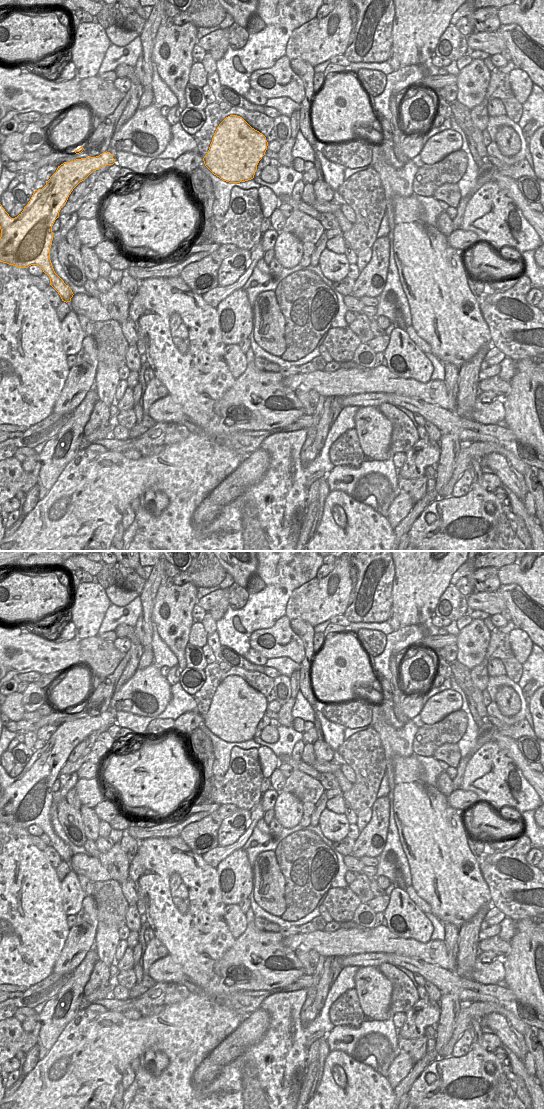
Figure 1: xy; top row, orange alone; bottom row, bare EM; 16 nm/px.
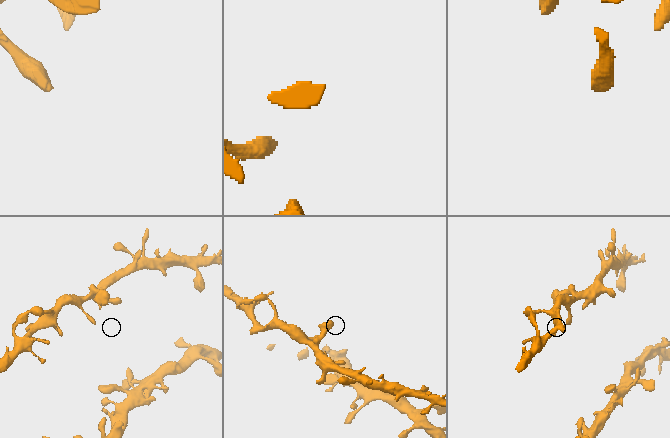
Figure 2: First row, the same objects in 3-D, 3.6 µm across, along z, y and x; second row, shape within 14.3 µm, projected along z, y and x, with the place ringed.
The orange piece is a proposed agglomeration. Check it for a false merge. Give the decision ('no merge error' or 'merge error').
no merge error

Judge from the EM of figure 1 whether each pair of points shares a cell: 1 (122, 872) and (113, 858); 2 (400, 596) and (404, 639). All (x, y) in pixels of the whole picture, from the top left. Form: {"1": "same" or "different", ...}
{"1": "same", "2": "different"}

